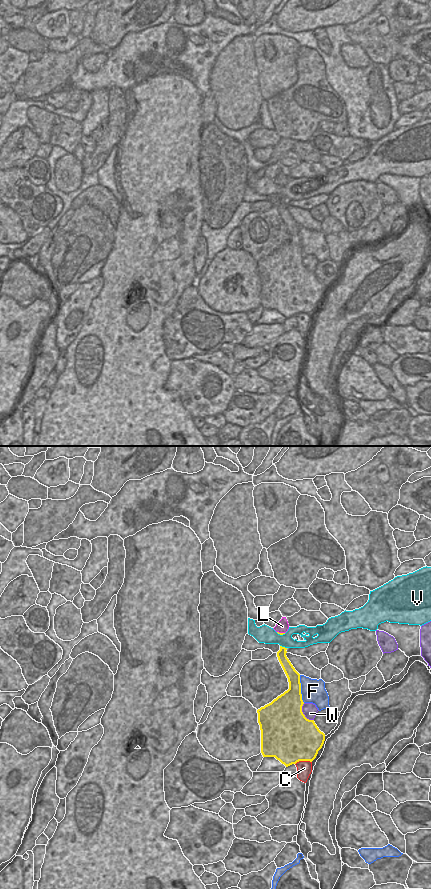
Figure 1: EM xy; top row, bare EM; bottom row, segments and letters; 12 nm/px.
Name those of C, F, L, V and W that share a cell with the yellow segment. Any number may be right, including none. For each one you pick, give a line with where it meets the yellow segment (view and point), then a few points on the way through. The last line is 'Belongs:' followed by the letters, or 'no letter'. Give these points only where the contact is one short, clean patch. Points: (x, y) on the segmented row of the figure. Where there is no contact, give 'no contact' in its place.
L: meets yellow in xy at (281, 633); runs through xy (277, 632), (281, 633), (282, 626)
Belongs: L

